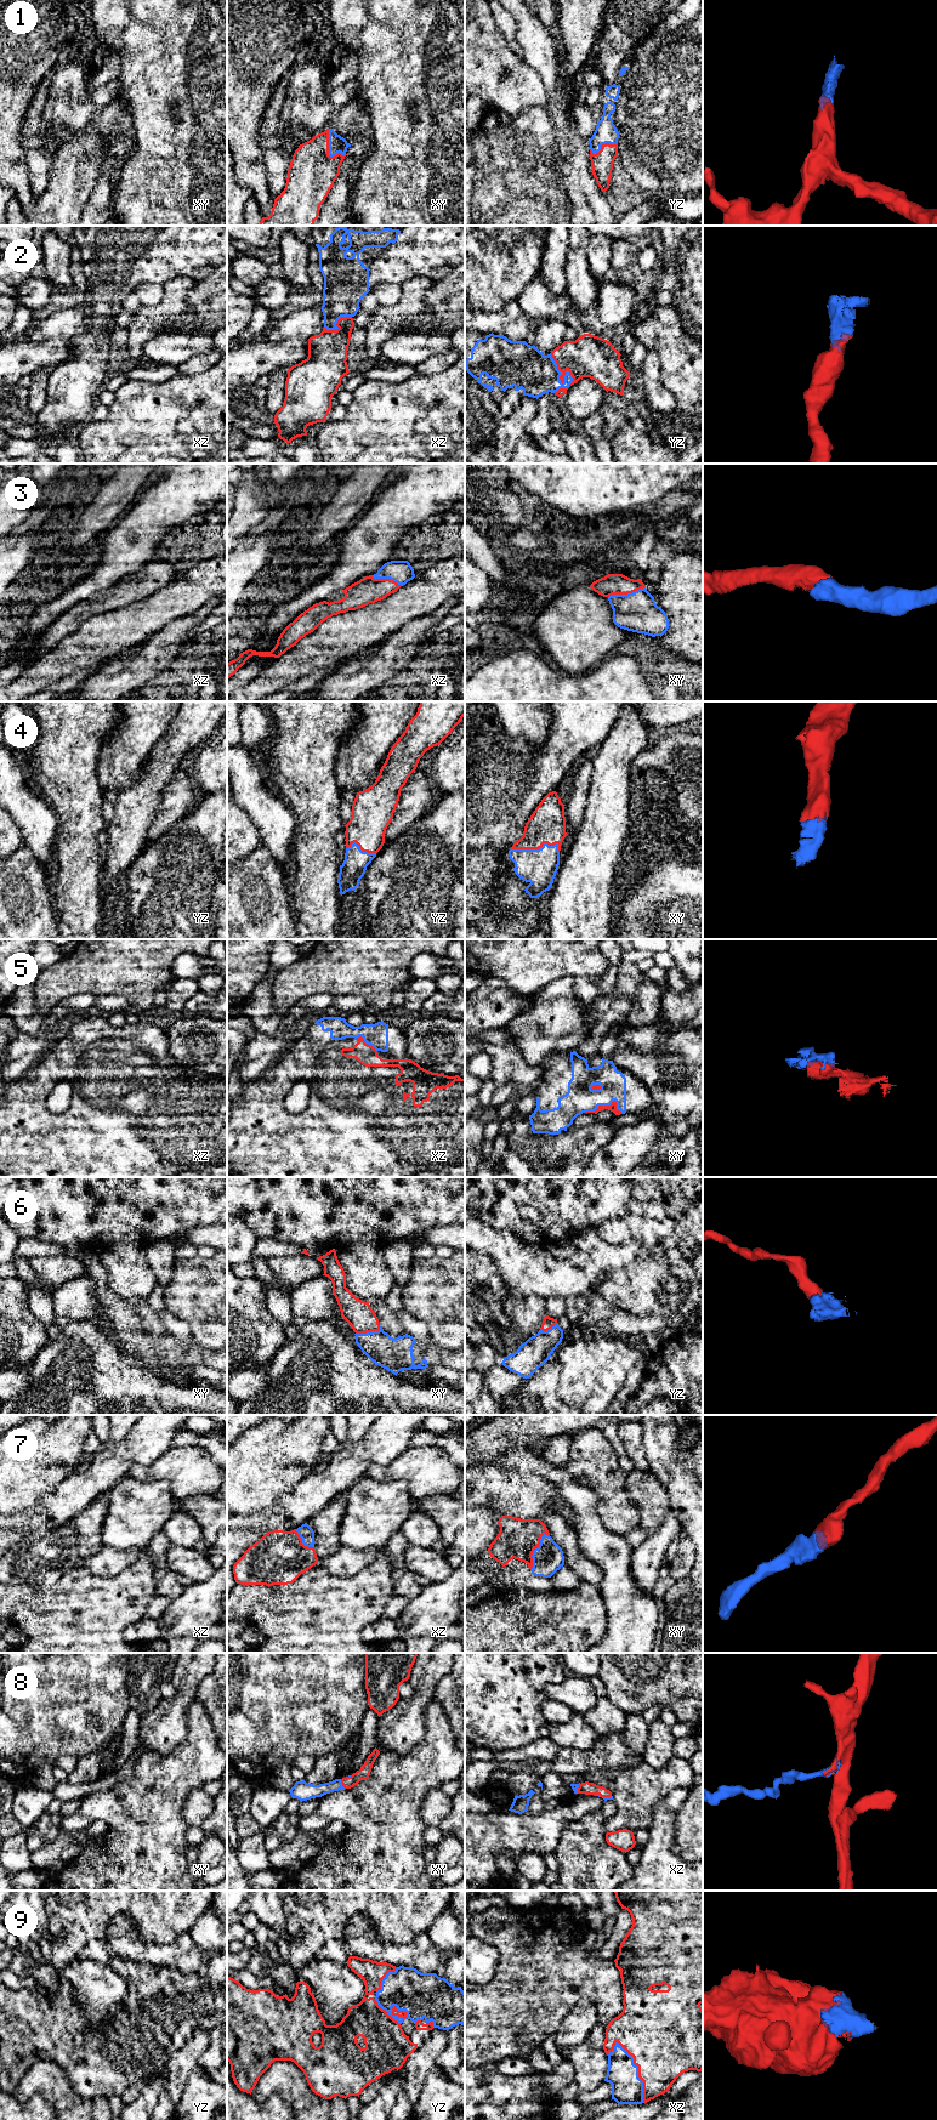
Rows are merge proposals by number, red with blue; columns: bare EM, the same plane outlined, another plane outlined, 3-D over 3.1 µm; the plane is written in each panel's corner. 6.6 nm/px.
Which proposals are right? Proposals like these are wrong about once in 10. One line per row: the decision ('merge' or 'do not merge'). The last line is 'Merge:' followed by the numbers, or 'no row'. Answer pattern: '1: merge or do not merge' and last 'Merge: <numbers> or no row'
1: merge
2: merge
3: merge
4: merge
5: merge
6: merge
7: merge
8: merge
9: merge
Merge: 1, 2, 3, 4, 5, 6, 7, 8, 9

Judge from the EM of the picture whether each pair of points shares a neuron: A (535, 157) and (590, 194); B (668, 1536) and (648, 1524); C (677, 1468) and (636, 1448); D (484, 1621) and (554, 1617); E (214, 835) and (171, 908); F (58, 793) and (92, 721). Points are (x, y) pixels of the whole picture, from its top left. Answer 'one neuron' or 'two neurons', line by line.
A: two neurons
B: two neurons
C: two neurons
D: one neuron
E: one neuron
F: one neuron

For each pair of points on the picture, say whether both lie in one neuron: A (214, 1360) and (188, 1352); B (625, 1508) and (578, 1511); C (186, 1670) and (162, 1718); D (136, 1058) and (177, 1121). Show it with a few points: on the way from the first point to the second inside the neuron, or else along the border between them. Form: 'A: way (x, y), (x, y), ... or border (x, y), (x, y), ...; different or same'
A: way (208, 1357), (194, 1353); same
B: border (583, 1484), (596, 1494), (597, 1515), (613, 1533); different
C: way (186, 1682), (185, 1695), (174, 1706); same
D: way (137, 1074), (157, 1093), (157, 1100), (163, 1106); same

